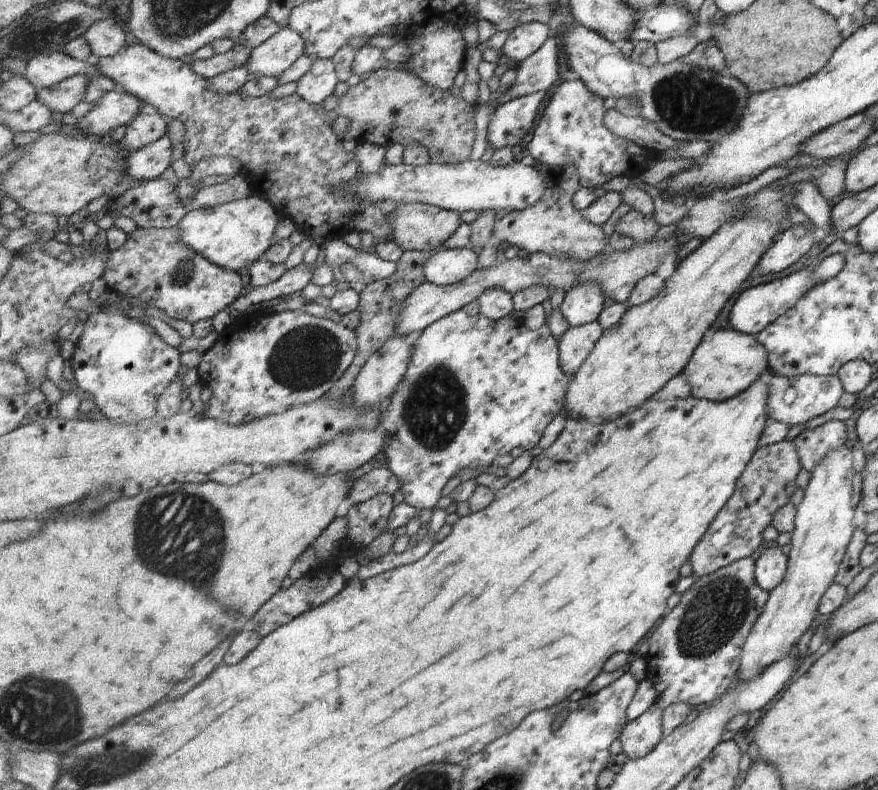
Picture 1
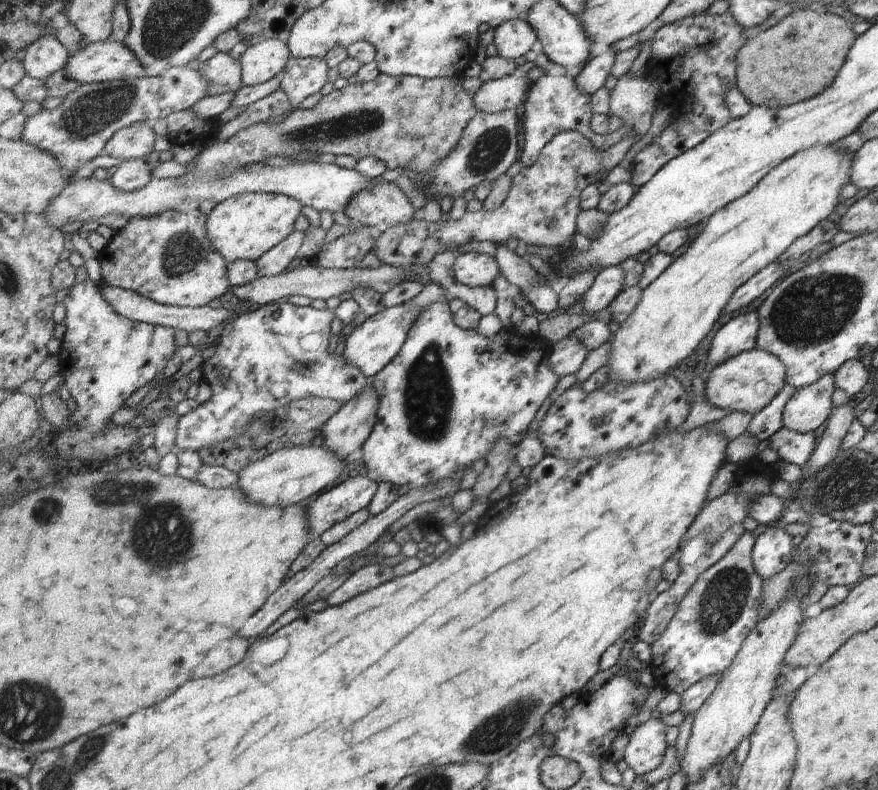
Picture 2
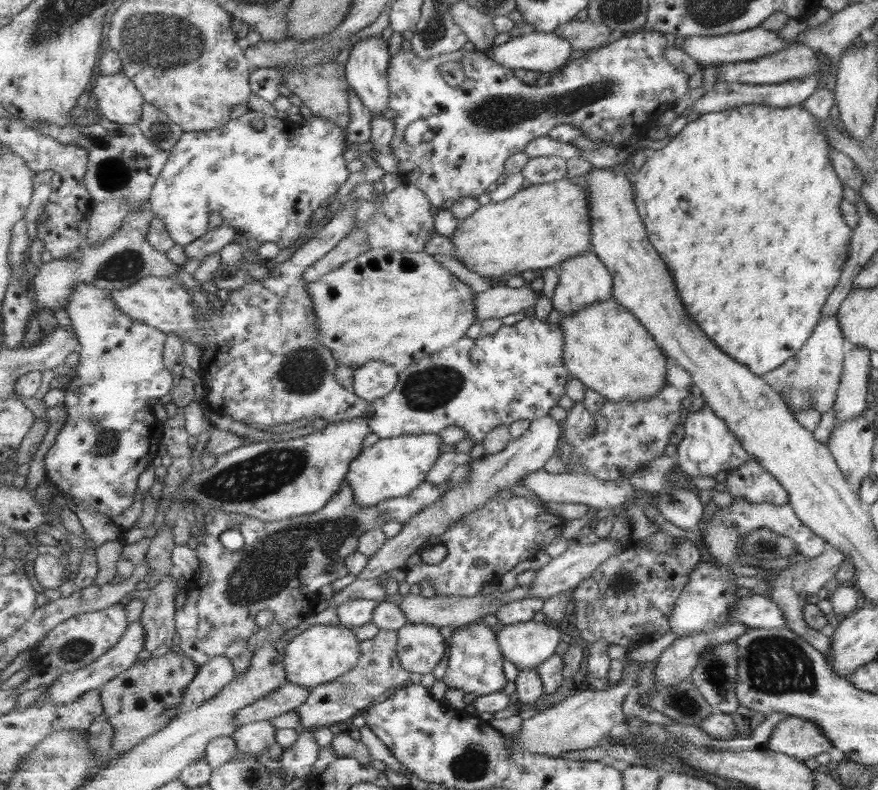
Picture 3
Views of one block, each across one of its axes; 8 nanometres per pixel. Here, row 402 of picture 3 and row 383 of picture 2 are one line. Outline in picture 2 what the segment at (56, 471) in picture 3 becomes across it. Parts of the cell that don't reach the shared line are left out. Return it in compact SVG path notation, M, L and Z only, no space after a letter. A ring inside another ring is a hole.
M87 278L69 290L63 302L66 309L63 323L66 331L58 354L59 373L76 403L76 409L72 412L69 428L61 432L56 431L56 438L52 443L56 446L56 453L61 459L83 460L85 464L87 462L105 462L105 460L117 458L117 456L132 450L141 440L141 434L137 428L129 426L129 423L116 424L113 416L117 410L121 410L125 406L125 402L139 388L151 384L167 368L169 360L177 352L173 328L135 322L125 318L113 310L113 307L103 298L98 287L99 285Z

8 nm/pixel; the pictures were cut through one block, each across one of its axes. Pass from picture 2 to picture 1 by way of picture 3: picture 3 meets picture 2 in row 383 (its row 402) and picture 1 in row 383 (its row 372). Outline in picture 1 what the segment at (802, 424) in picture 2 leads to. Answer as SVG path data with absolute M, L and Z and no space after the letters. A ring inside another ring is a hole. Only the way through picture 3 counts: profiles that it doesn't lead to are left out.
M773 374L763 376L766 382L766 420L783 423L788 427L807 422L827 410L837 406L837 400L843 392L842 384L836 375L795 375L780 377Z

